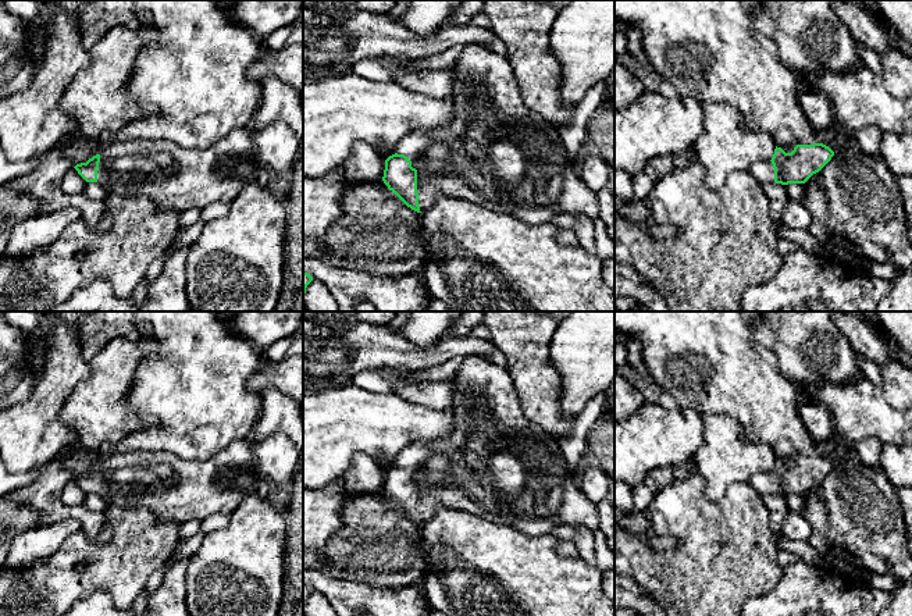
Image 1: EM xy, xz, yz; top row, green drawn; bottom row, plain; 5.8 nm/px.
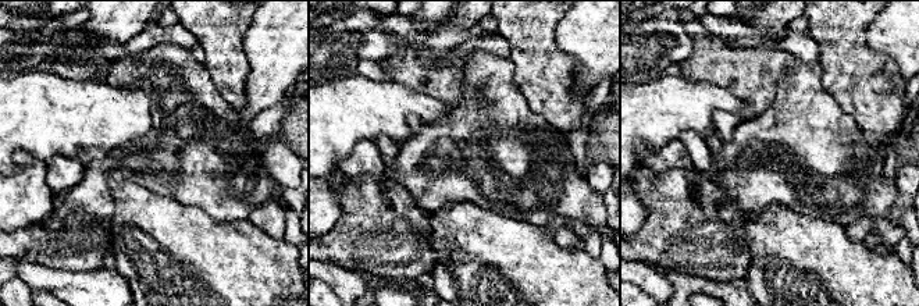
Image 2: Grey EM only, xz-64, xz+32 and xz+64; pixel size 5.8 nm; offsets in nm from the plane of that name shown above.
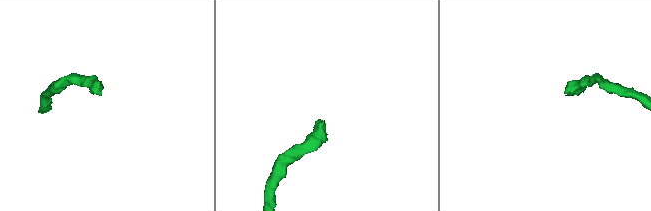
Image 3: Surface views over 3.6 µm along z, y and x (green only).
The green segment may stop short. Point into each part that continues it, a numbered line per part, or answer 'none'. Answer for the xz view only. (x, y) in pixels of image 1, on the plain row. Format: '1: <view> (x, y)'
1: xz (497, 465)

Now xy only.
1: xy (174, 490)

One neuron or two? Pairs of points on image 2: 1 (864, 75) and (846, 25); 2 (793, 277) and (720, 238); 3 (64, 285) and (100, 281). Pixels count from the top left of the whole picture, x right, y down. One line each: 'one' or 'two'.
1: one
2: two
3: one

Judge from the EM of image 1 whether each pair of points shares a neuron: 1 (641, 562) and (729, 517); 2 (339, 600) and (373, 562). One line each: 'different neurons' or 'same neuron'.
1: same neuron
2: different neurons

